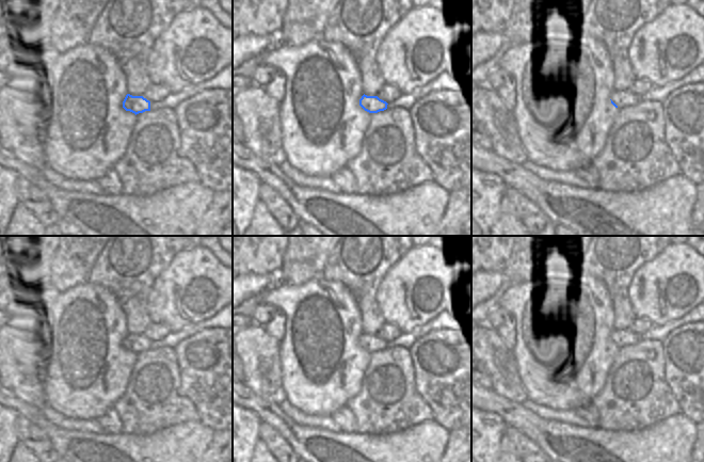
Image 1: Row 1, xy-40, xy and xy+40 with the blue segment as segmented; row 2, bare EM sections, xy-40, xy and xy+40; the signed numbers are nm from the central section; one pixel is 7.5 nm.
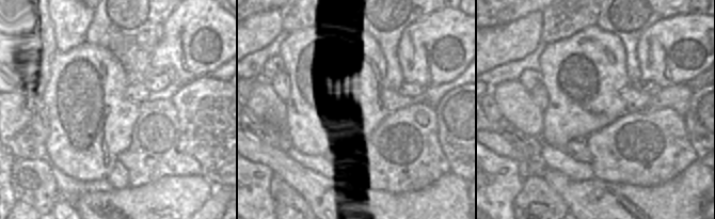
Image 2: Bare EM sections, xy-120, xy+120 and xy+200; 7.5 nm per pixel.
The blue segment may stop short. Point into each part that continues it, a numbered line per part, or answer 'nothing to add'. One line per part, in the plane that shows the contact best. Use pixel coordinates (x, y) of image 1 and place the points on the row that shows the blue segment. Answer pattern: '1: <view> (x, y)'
1: xy+40 (623, 99)

